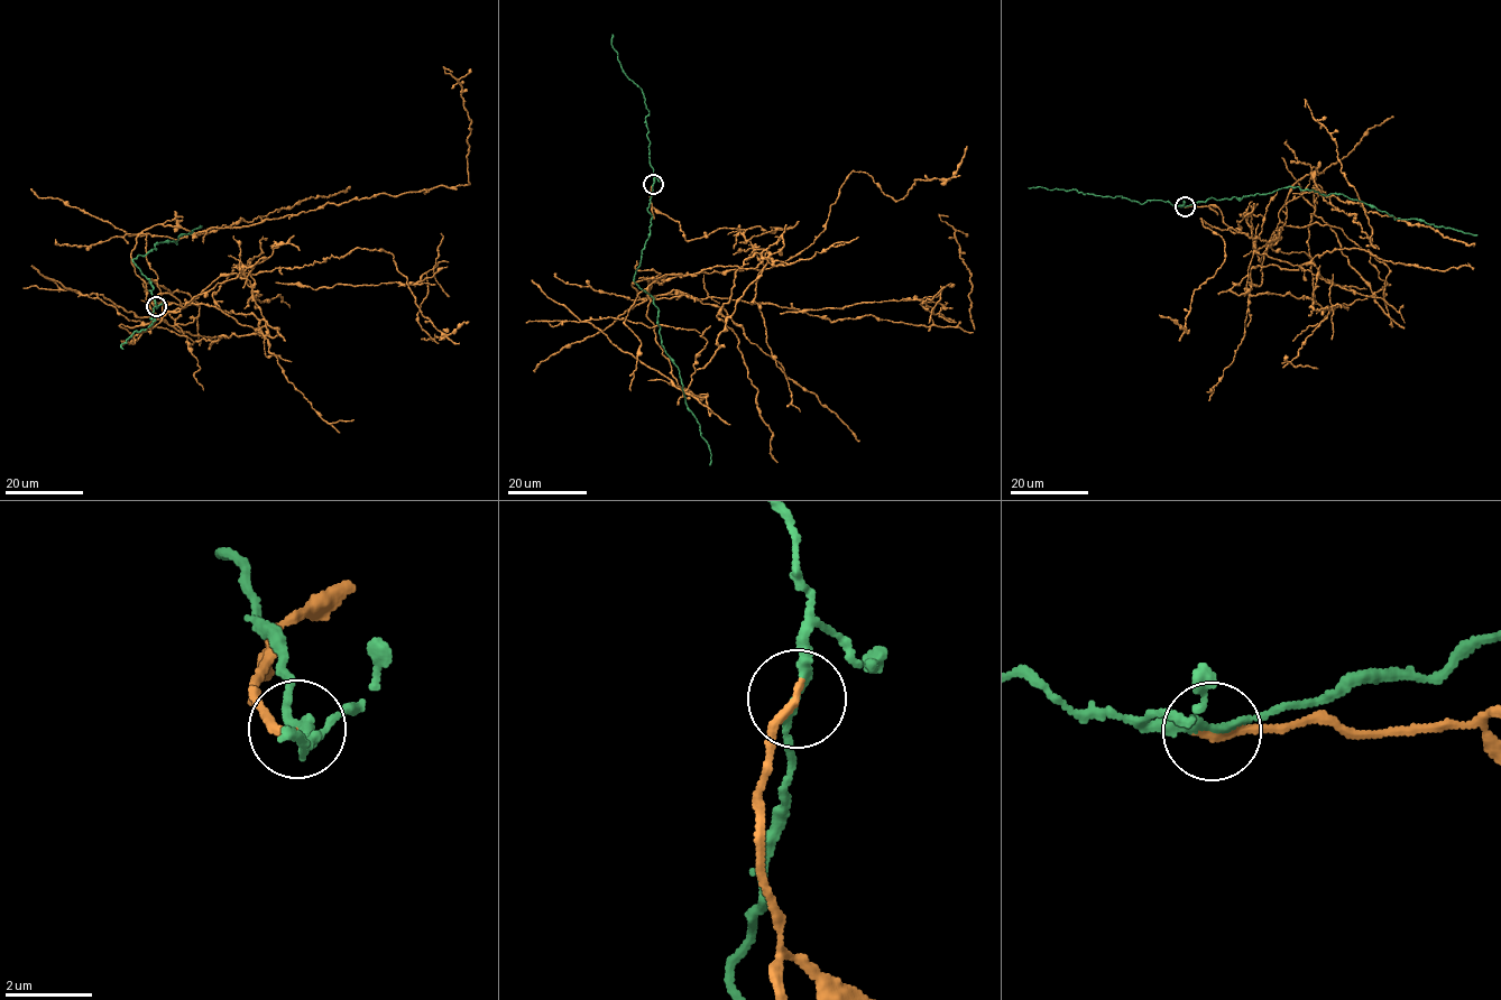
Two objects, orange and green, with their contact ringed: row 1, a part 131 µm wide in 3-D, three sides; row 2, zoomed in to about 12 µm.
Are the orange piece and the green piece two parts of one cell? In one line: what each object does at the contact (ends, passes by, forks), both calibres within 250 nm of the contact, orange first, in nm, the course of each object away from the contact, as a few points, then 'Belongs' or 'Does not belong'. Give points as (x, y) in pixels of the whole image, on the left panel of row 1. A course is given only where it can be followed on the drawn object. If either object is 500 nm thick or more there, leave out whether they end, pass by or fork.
At the ring orange ends. At the ring green passes by. Thickness 240 nm (orange) against 200 nm. Course of orange: (156, 306), (245, 267), (263, 317), (163, 303), (147, 234), (469, 184), (452, 72). Course of green: (156, 306), (150, 280), (132, 259), (156, 250), (157, 242), (176, 243), (180, 234), (199, 227). Does not belong

